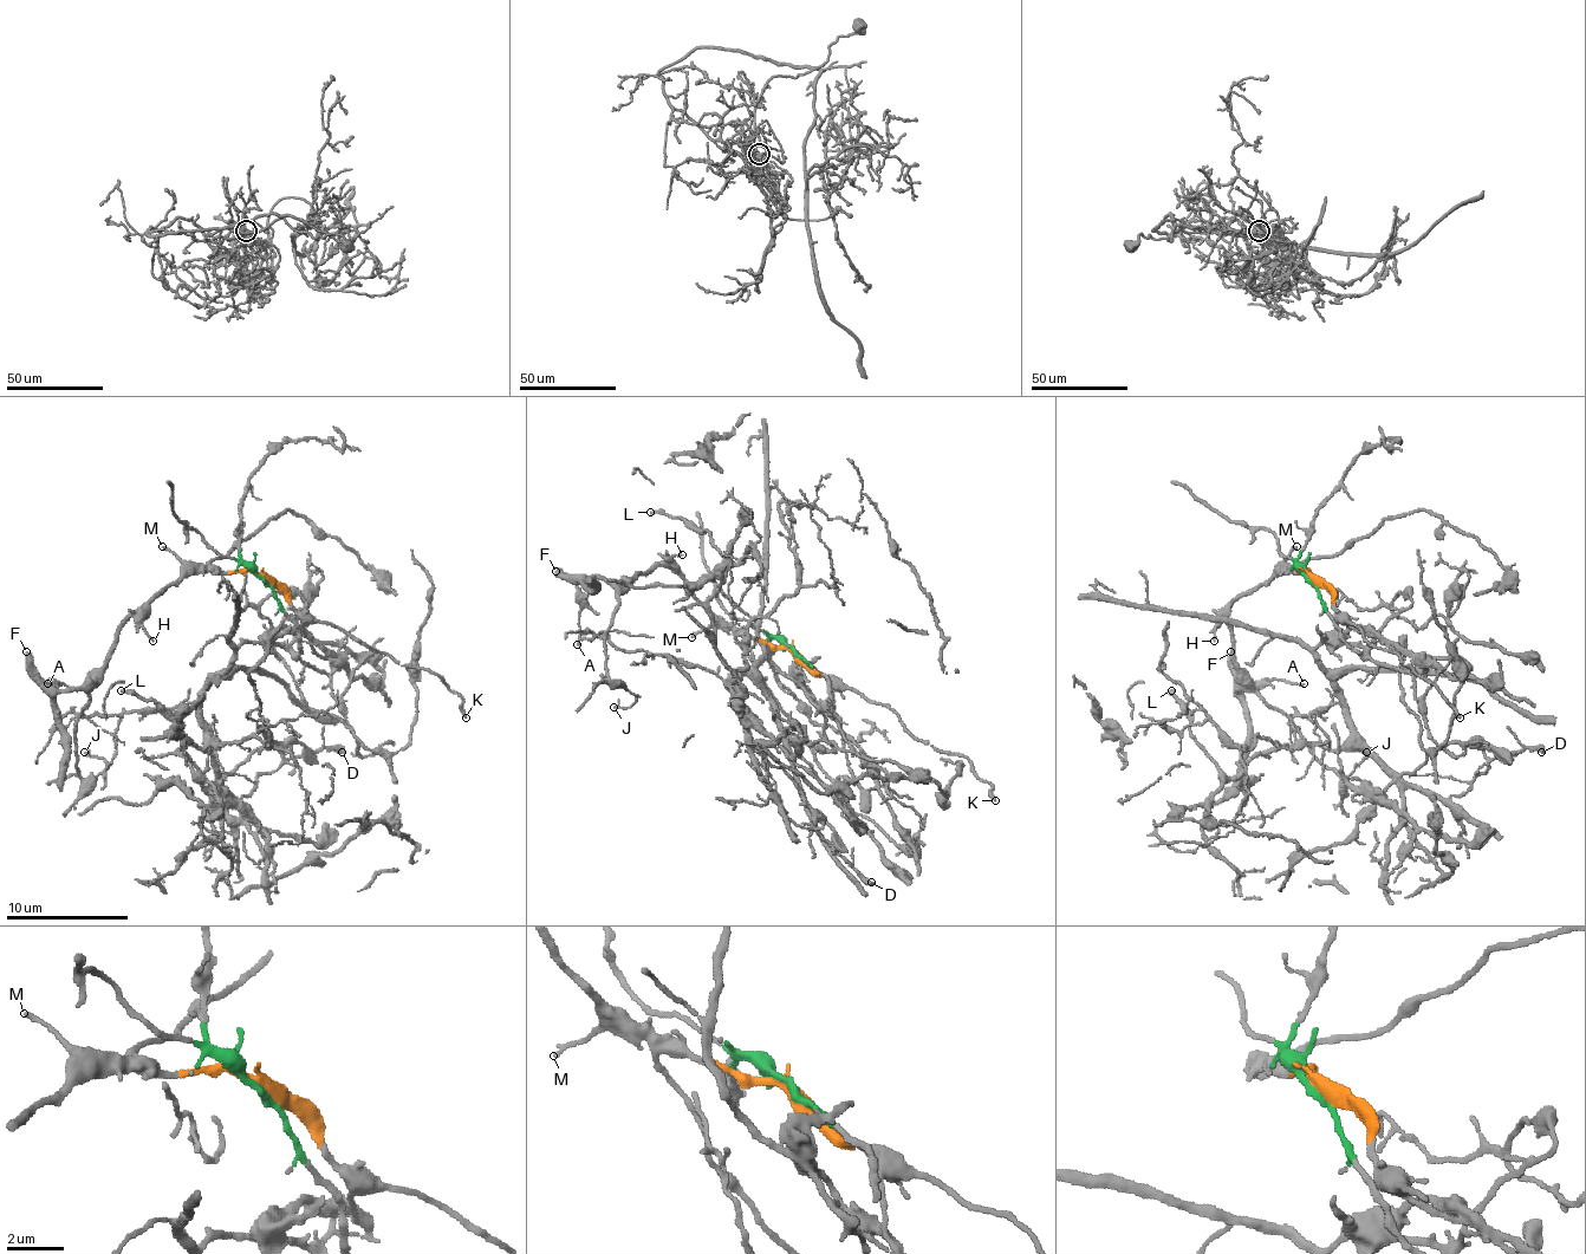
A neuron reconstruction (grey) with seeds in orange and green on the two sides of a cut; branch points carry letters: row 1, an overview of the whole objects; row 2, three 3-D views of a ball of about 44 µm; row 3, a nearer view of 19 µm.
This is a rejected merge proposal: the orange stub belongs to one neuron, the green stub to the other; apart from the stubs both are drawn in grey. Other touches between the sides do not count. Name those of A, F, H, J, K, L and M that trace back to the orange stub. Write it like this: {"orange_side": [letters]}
{"orange_side": ["A", "F", "H", "J", "K", "M"]}

